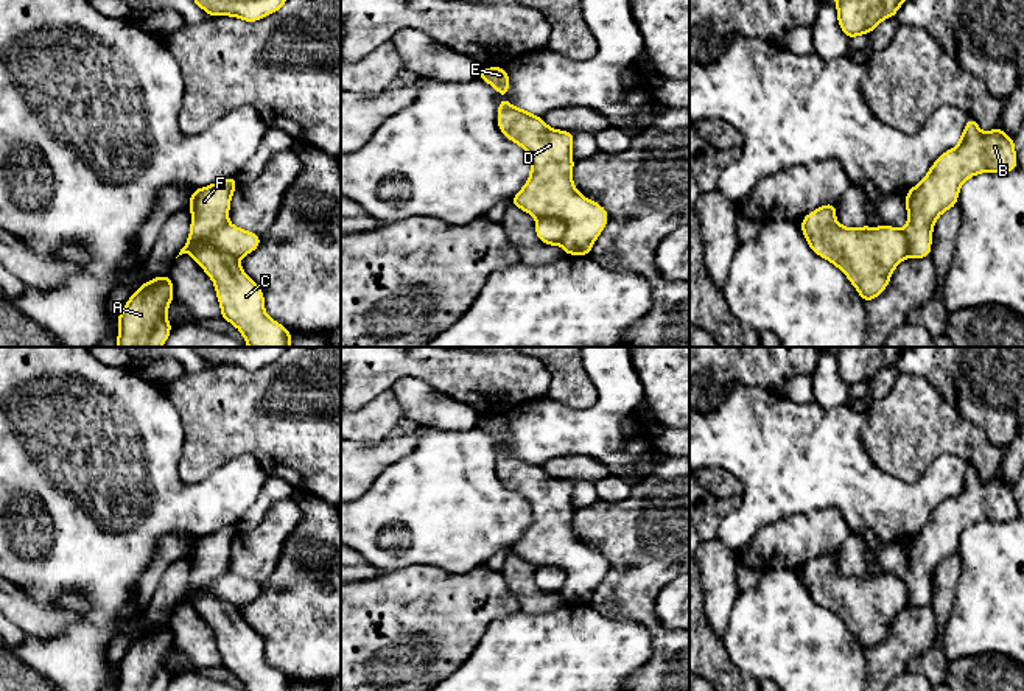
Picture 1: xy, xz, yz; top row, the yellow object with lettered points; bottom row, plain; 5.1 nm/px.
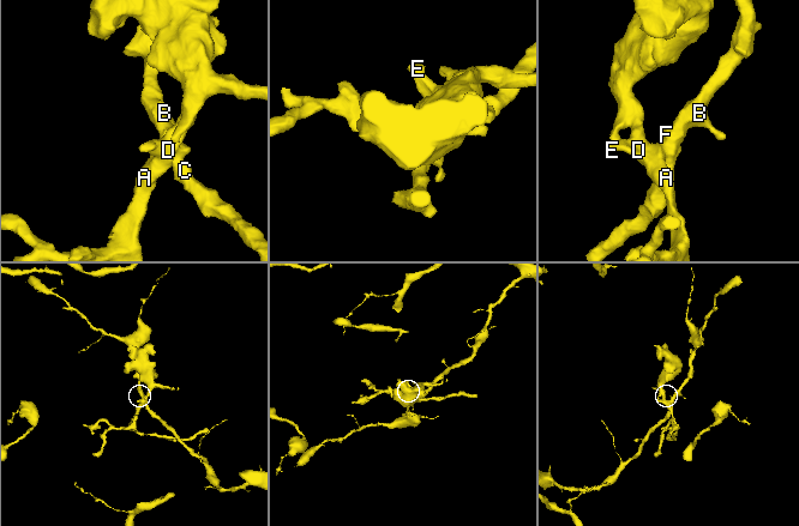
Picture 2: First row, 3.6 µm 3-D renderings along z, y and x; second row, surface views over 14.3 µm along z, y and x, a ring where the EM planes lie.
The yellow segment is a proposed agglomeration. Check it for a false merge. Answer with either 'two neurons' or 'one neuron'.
two neurons

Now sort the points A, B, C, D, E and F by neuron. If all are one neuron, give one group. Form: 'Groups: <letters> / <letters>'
Groups: A D E / B C F

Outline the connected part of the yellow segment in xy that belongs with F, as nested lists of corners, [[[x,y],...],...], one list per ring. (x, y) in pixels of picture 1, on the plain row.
[[[235,526],[191,538],[190,604],[213,629],[221,666],[235,674],[244,691],[291,691],[291,680],[265,660],[261,637],[241,618],[240,609],[209,595],[209,585],[229,573]]]

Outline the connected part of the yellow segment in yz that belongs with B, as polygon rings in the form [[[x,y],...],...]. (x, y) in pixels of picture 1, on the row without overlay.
[[[968,465],[959,493],[943,501],[928,523],[906,542],[907,605],[931,605],[935,568],[957,554],[960,535],[979,521],[1010,521],[1018,515],[1015,487],[999,475],[982,481]]]

